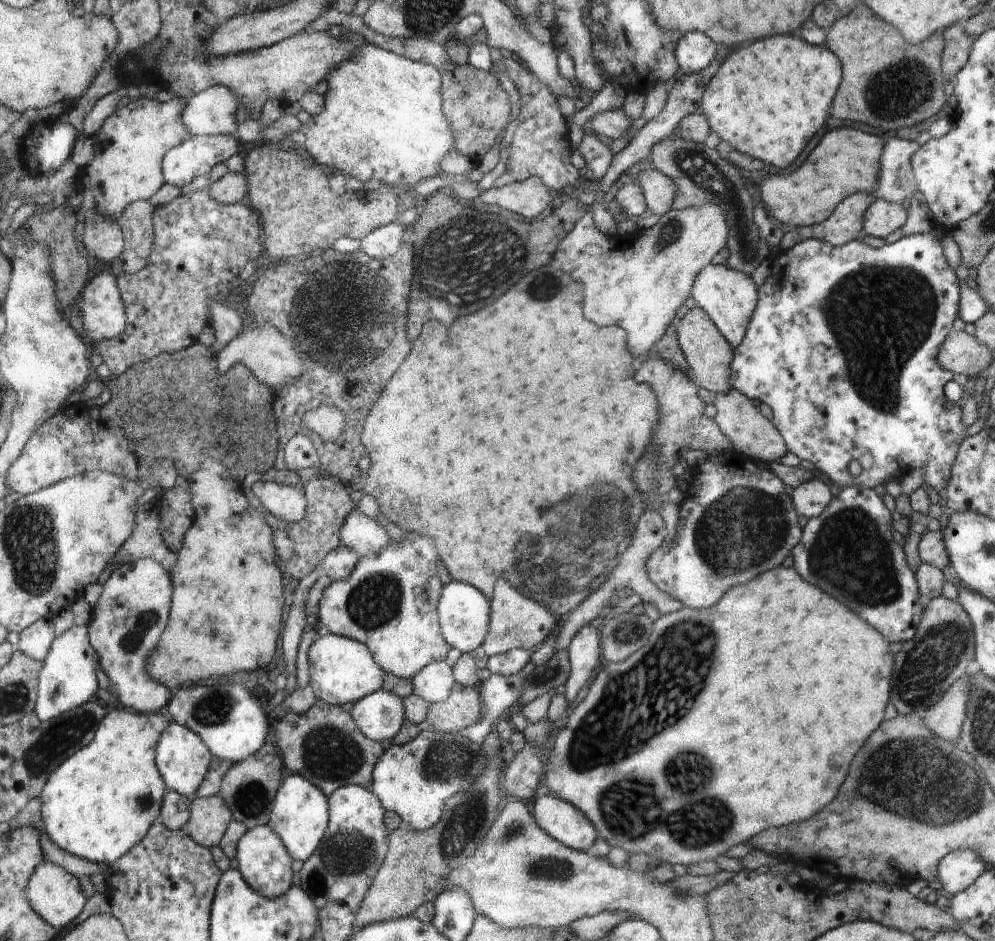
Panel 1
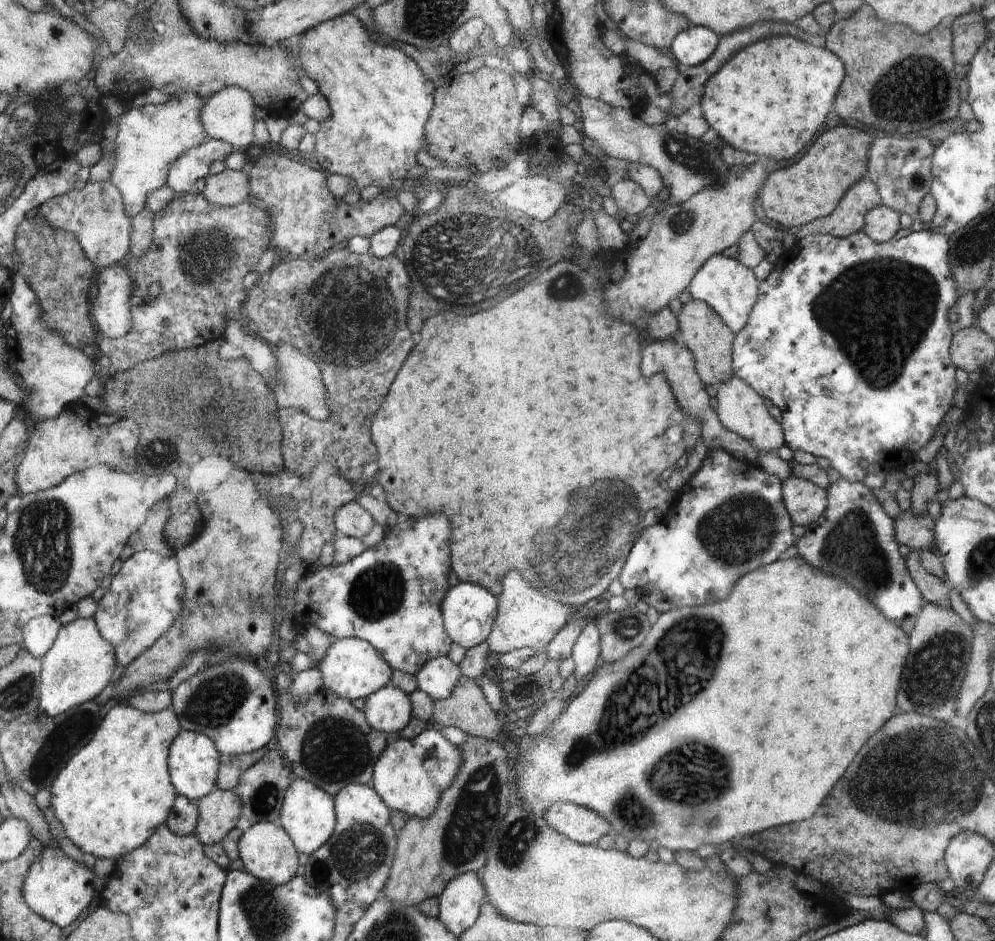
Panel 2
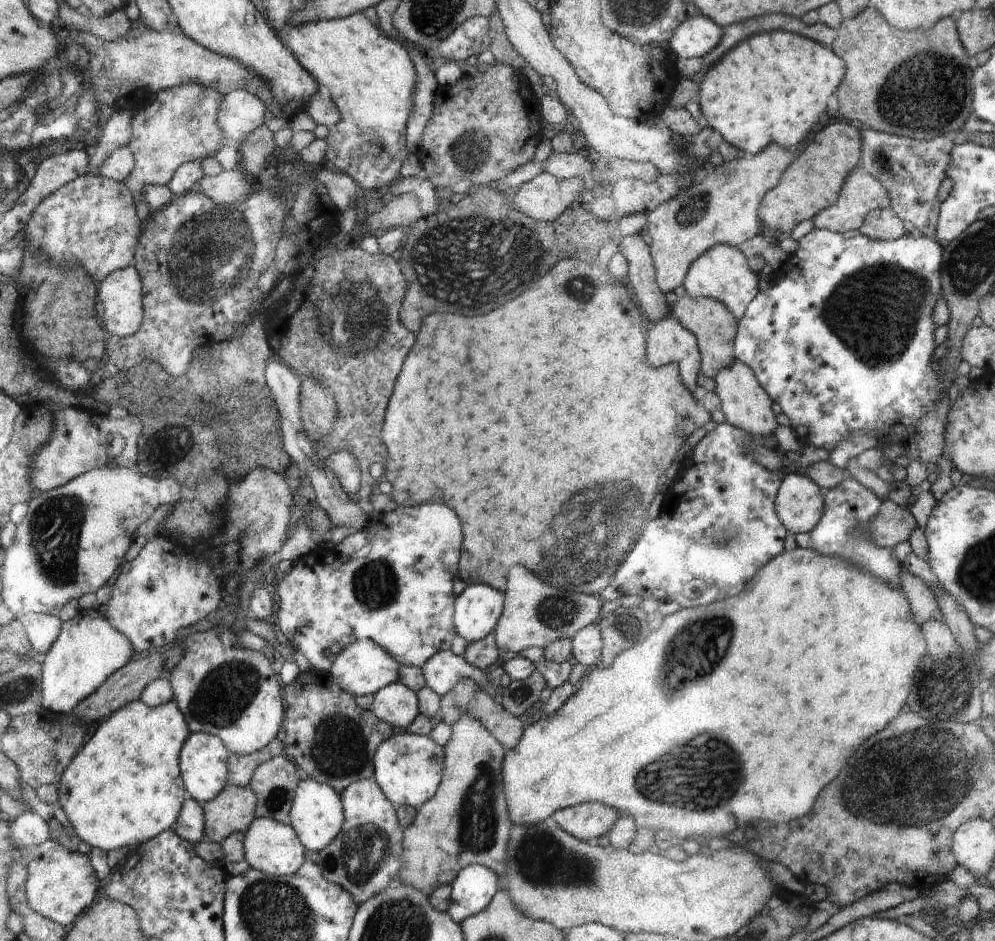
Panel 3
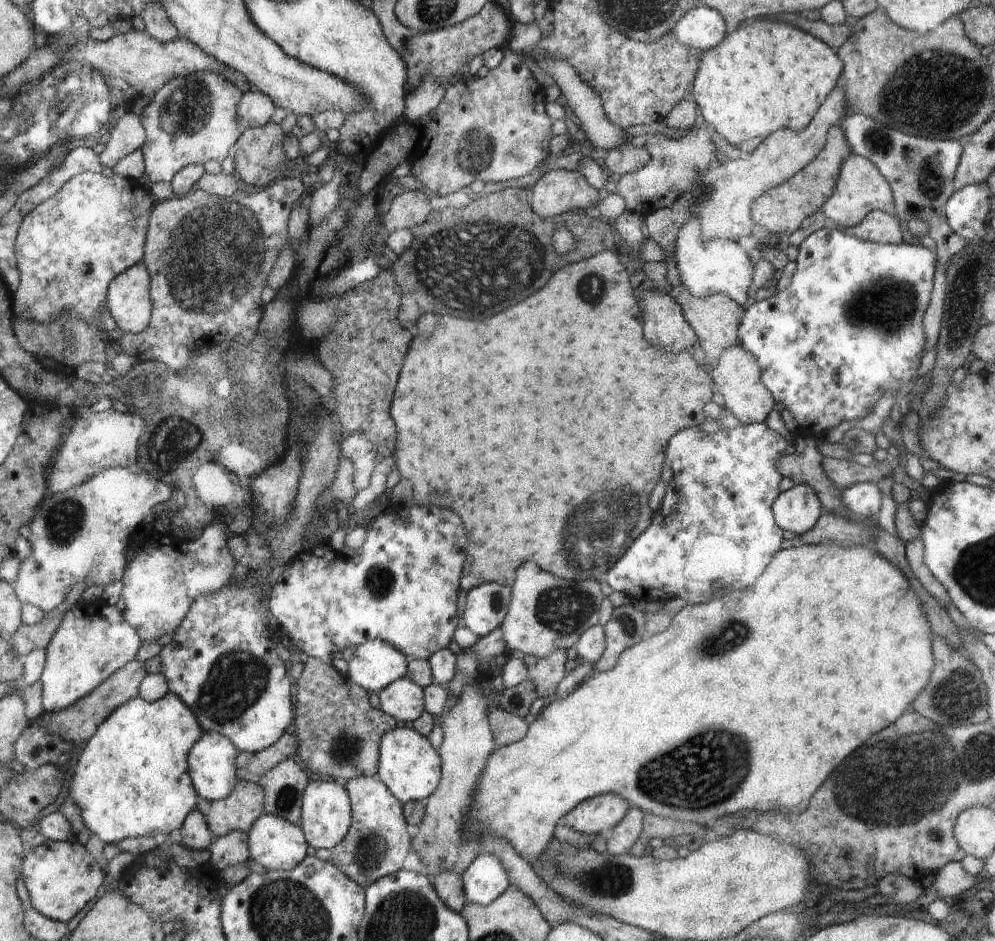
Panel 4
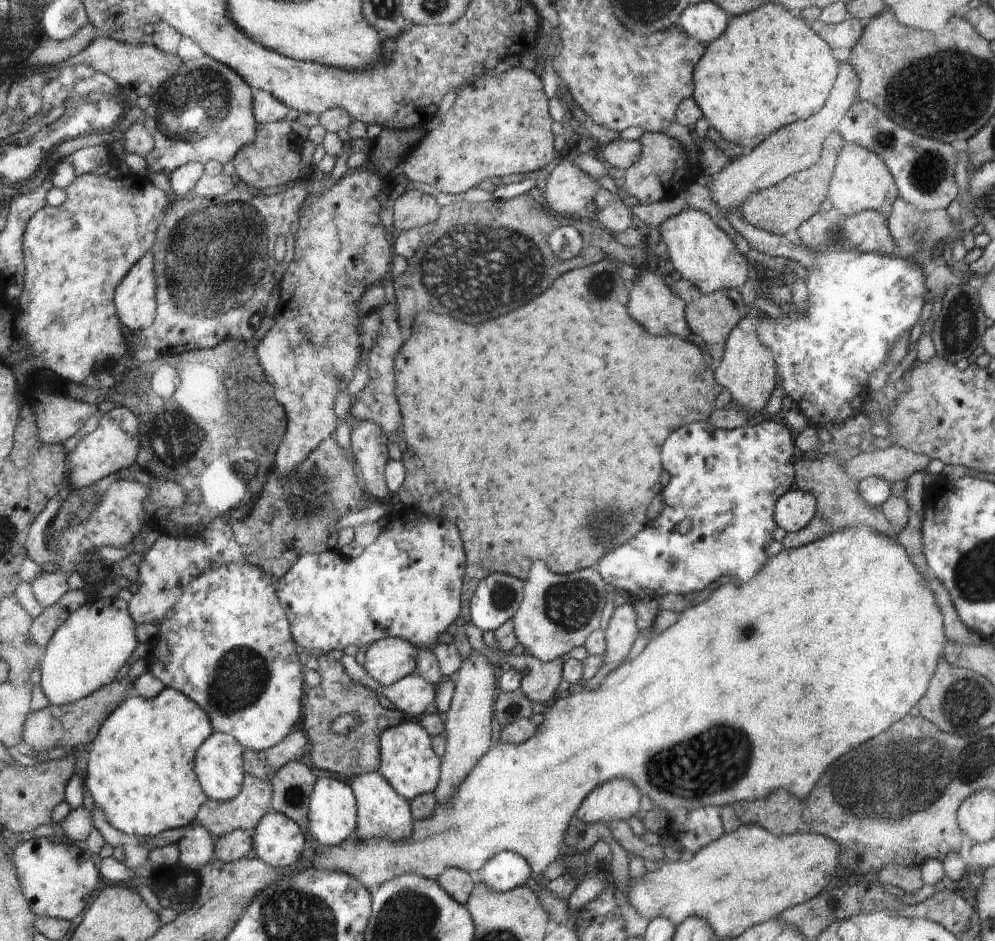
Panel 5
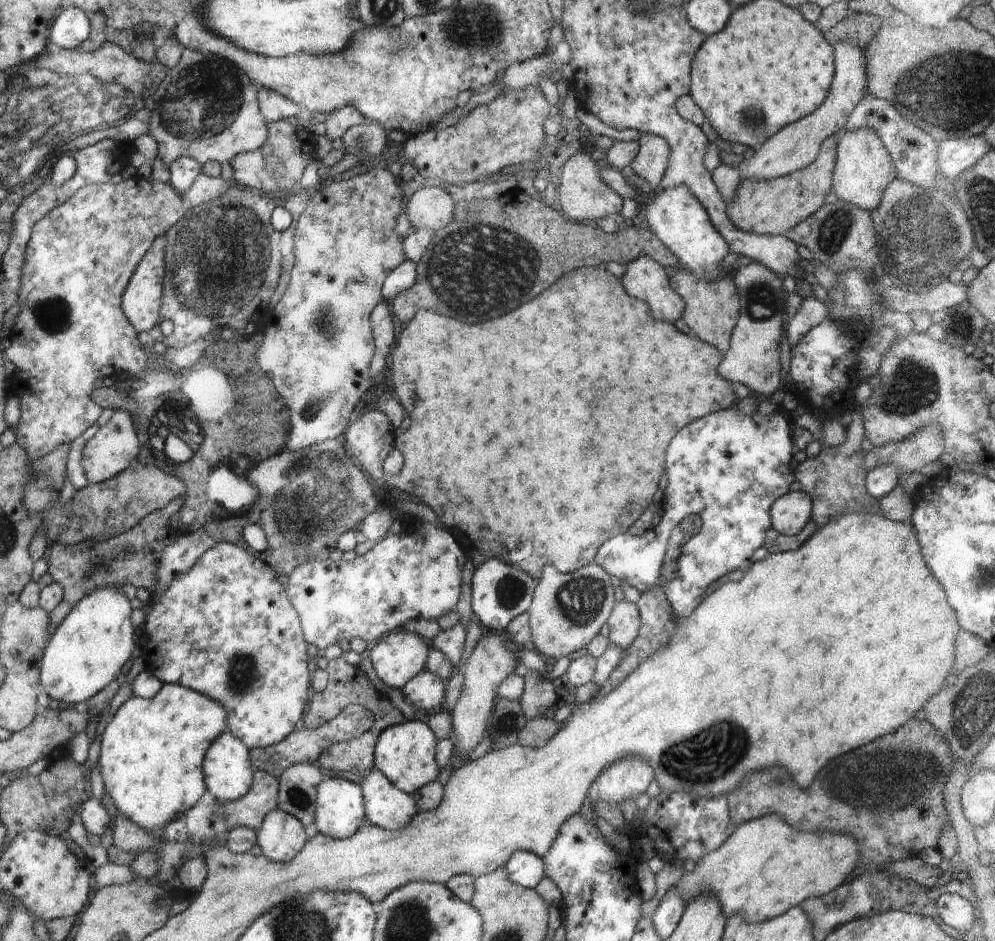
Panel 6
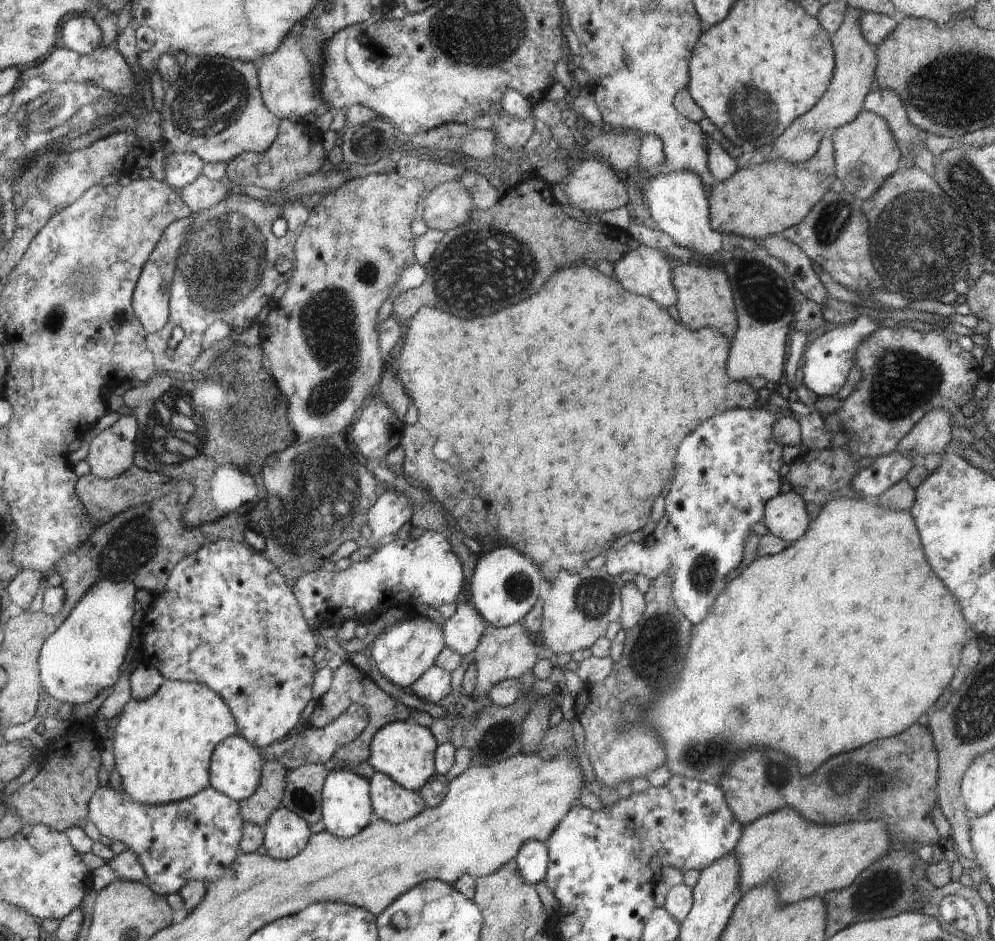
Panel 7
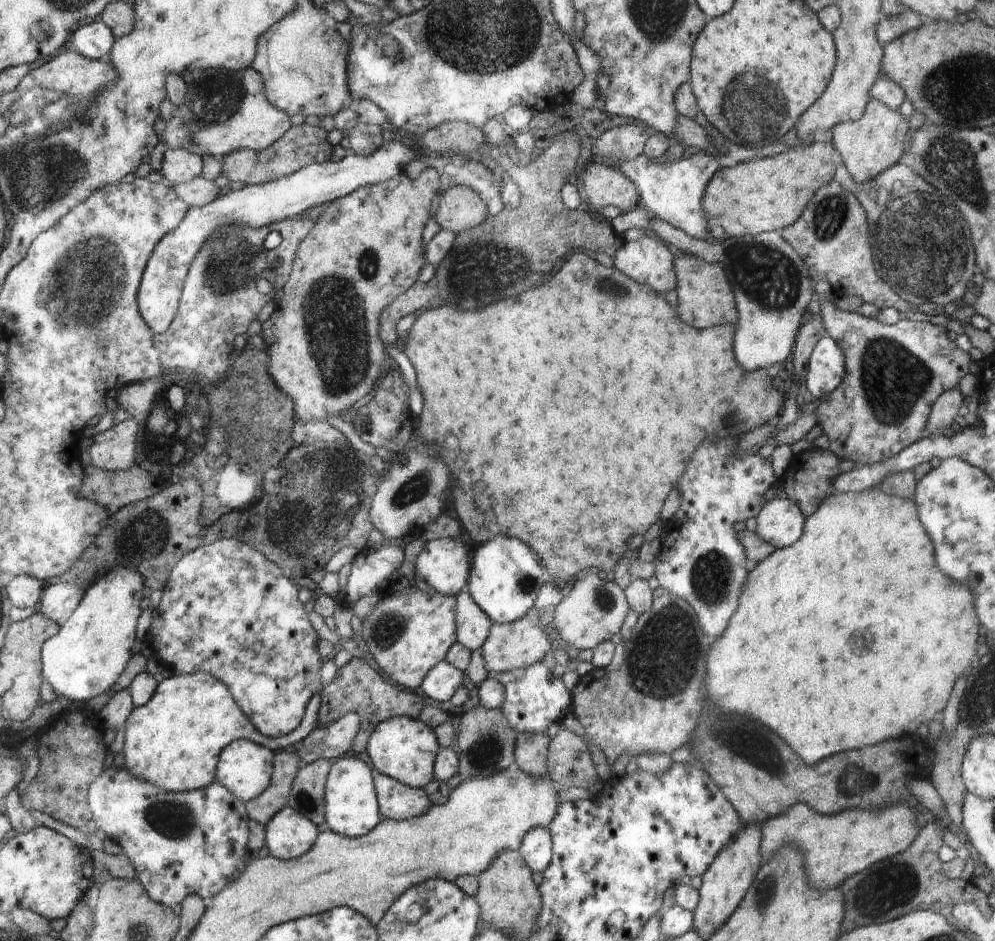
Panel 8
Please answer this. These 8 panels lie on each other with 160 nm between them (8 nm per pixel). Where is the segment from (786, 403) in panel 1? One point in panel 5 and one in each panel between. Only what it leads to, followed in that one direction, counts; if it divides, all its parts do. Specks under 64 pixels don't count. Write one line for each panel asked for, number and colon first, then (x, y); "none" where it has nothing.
2: (850, 338)
3: (842, 342)
4: (849, 327)
5: (859, 304)

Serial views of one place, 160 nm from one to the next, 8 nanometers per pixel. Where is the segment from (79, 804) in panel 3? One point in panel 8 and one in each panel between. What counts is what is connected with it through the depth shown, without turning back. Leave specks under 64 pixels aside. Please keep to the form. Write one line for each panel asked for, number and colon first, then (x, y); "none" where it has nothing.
4: (132, 779)
5: (141, 767)
6: (152, 753)
7: (162, 745)
8: (173, 741)

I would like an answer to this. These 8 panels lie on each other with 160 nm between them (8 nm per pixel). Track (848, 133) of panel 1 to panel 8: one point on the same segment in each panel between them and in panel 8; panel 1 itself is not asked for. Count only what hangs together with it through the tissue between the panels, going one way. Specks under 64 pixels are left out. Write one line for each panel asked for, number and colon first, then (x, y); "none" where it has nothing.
2: (809, 189)
3: (812, 182)
4: (781, 209)
5: (781, 209)
6: (771, 207)
7: (759, 201)
8: (765, 194)

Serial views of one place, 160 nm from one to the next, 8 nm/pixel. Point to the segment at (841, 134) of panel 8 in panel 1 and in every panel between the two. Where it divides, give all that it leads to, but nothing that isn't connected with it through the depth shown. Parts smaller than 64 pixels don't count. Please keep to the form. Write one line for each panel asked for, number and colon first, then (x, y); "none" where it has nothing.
1: (845, 223)
2: (848, 217)
3: (861, 193)
4: (860, 187)
5: (861, 180)
6: (863, 168)
7: (866, 153)

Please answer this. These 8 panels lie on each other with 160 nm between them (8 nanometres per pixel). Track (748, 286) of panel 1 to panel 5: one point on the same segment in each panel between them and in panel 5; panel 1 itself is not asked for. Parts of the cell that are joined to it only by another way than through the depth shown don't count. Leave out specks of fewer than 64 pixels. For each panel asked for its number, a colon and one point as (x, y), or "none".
2: (731, 289)
3: (723, 274)
4: (721, 265)
5: (705, 255)

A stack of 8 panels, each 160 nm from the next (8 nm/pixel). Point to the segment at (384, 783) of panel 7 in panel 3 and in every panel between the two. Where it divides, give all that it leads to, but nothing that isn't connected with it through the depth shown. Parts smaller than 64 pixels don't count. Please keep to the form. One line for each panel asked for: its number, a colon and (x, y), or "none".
3: (367, 856)
4: (378, 841)
5: (384, 813)
6: (387, 806)

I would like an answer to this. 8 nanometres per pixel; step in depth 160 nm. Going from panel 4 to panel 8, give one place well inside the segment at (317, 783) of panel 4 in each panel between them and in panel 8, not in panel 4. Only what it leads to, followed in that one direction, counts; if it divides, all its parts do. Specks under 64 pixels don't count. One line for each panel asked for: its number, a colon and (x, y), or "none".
5: (333, 804)
6: (340, 812)
7: (347, 808)
8: (352, 810)

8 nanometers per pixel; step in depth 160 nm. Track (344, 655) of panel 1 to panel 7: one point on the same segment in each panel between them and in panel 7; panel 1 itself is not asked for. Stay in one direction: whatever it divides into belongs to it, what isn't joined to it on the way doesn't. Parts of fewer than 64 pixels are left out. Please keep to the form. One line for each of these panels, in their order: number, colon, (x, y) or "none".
2: (352, 668)
3: (362, 668)
4: (375, 664)
5: (388, 660)
6: (399, 656)
7: (403, 652)

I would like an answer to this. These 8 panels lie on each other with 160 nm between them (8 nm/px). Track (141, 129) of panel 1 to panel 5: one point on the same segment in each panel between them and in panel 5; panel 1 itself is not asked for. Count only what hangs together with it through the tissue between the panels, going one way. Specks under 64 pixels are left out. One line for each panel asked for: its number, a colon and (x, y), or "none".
2: (150, 138)
3: (181, 125)
4: (193, 119)
5: (205, 111)

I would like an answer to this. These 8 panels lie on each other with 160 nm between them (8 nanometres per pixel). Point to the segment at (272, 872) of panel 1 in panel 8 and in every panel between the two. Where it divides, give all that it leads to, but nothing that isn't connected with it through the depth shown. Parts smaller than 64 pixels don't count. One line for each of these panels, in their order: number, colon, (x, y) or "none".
2: (267, 850)
3: (272, 847)
4: (275, 843)
5: (278, 840)
6: (281, 837)
7: (285, 835)
8: (288, 835)

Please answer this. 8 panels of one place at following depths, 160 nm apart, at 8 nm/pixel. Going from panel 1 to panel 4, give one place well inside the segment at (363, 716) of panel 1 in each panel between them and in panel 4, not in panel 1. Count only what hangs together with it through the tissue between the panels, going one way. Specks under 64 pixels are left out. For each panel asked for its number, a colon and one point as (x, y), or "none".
2: (389, 709)
3: (395, 704)
4: (403, 699)

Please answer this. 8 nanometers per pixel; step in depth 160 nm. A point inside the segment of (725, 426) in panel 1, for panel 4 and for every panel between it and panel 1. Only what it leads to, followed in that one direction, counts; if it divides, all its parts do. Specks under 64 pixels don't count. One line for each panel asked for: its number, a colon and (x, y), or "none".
2: (741, 409)
3: (744, 403)
4: (737, 375)

